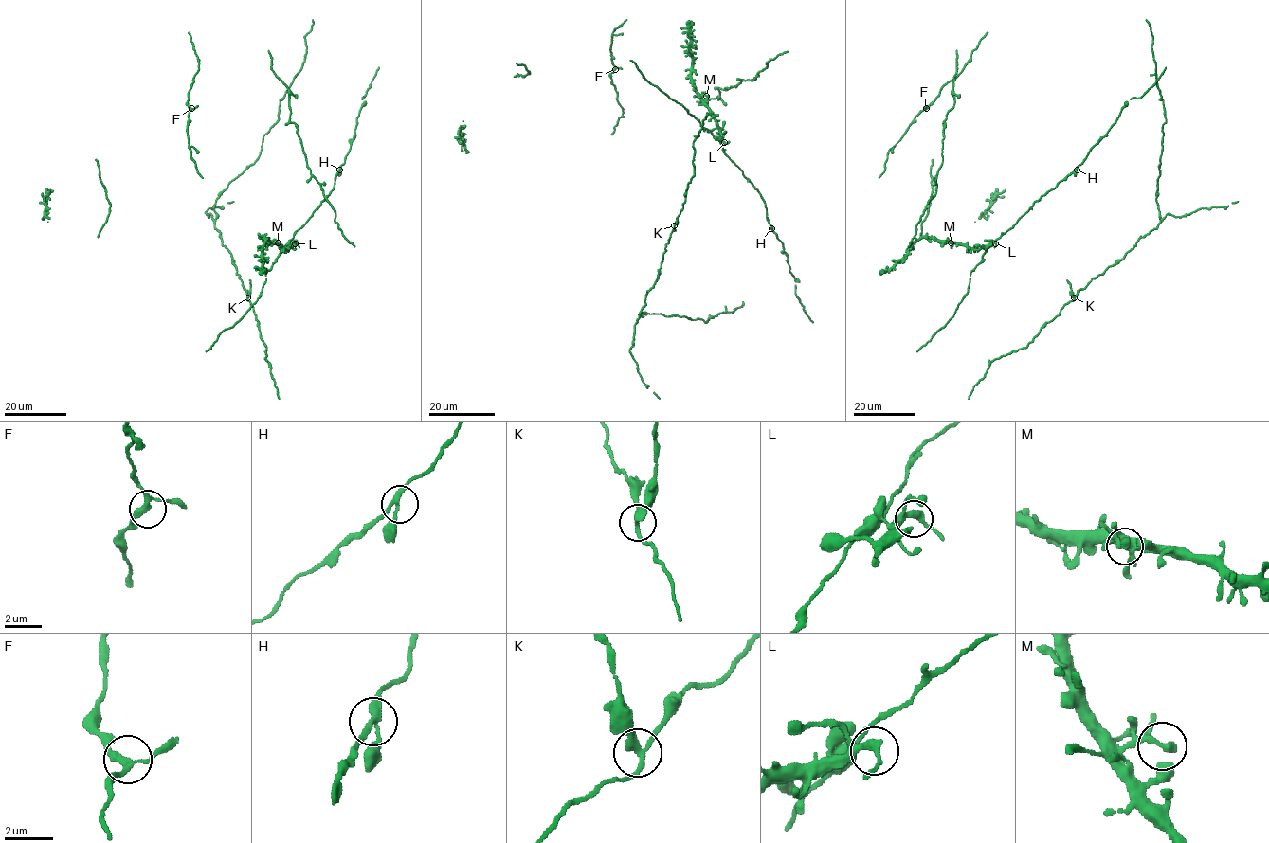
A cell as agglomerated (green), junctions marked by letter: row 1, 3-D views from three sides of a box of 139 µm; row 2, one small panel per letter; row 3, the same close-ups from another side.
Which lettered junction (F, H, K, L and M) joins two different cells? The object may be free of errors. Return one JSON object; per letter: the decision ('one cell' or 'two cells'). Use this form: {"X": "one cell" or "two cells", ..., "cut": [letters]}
{"F": "one cell", "H": "one cell", "K": "two cells", "L": "one cell", "M": "one cell", "cut": ["K"]}

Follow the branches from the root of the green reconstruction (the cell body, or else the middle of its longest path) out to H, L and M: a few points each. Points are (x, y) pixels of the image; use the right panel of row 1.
H: (968, 247), (989, 245), (1010, 229), (1035, 201), (1077, 170)
L: (968, 247), (981, 248), (995, 243)
M: (968, 247), (951, 242)

